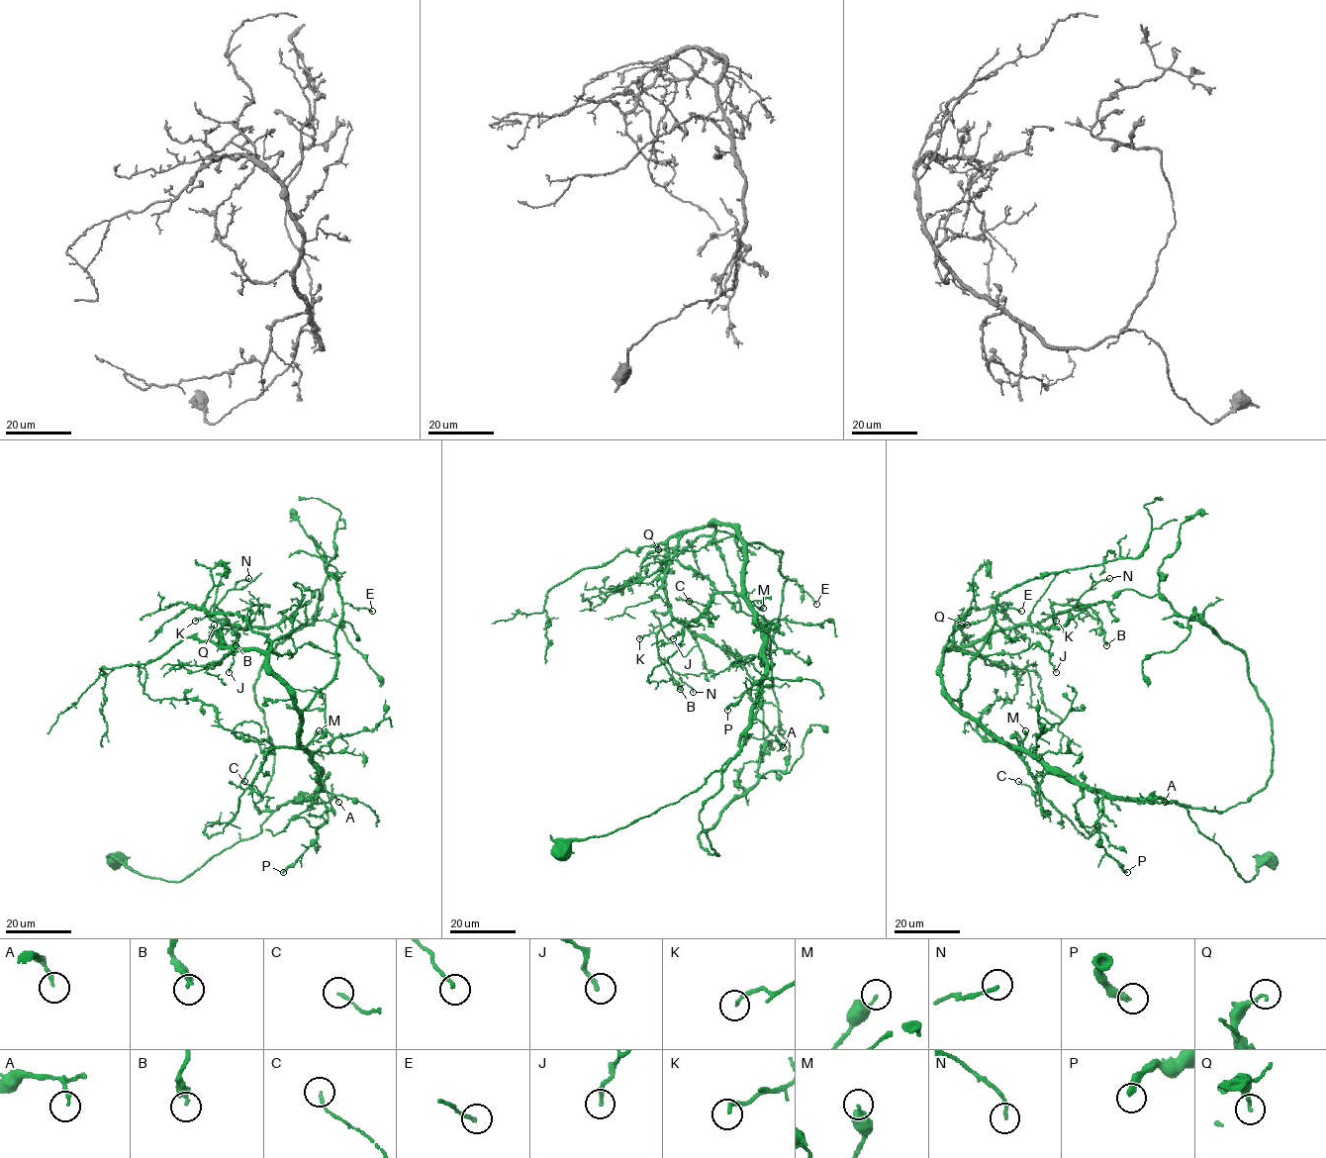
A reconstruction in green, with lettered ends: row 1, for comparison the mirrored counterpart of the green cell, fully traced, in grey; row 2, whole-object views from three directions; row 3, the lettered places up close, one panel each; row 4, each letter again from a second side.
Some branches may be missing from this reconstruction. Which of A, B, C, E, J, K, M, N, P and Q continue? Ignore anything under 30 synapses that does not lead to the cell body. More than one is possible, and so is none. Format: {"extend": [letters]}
{"extend": []}

